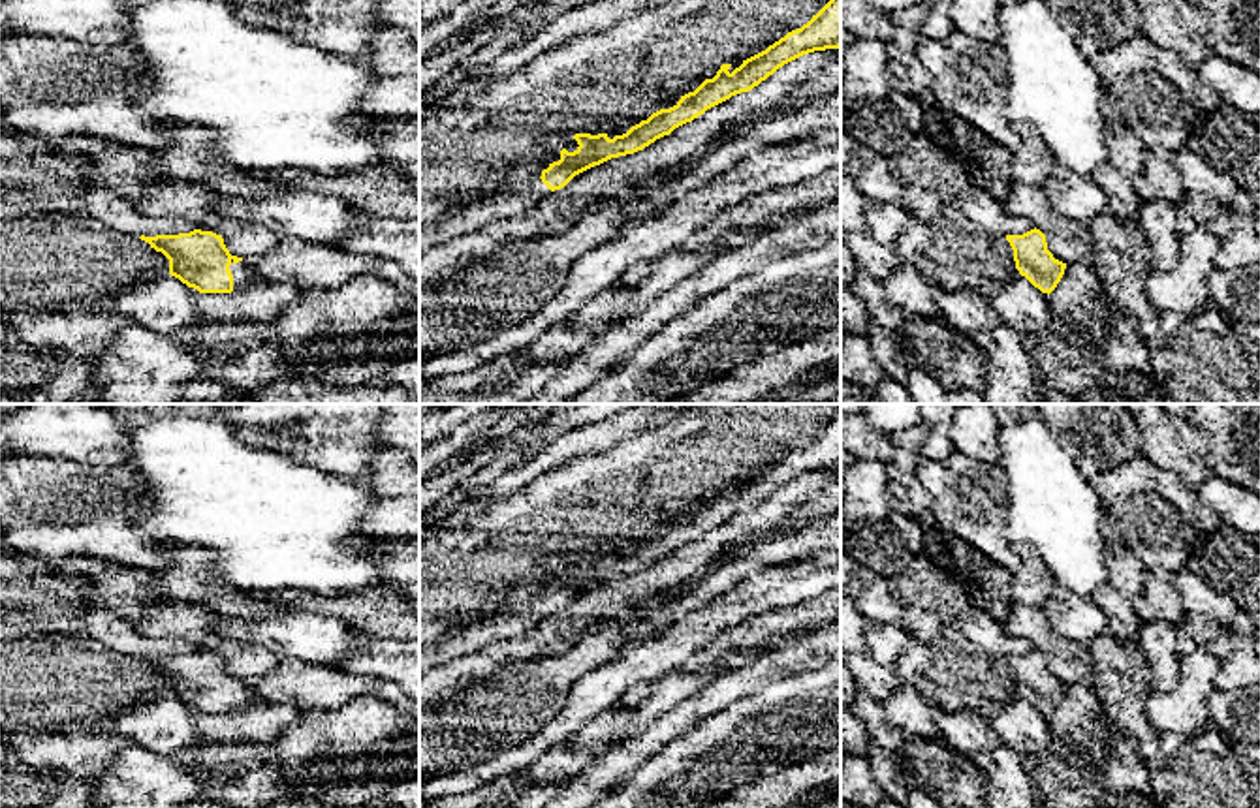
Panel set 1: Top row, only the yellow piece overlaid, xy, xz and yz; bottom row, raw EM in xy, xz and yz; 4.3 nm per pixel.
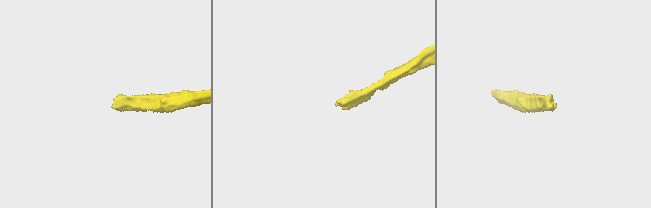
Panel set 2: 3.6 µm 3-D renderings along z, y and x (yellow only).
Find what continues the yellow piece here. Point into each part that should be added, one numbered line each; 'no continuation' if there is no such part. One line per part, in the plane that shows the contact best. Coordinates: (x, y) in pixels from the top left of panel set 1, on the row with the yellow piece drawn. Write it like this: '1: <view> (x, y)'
1: xy (243, 275)
2: xz (508, 200)

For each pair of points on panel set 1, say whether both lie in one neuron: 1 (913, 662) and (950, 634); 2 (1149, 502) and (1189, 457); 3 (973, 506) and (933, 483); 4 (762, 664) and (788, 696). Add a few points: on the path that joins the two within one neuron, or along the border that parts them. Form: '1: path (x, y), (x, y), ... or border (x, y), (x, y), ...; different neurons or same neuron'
1: path (922, 662), (943, 643); same neuron
2: border (1140, 455), (1155, 466), (1170, 470), (1193, 489); different neurons
3: path (963, 506), (943, 485); same neuron
4: border (818, 666), (785, 675), (738, 699); different neurons

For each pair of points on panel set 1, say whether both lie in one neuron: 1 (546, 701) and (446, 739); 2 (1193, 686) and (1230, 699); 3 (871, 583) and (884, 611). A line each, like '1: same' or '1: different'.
1: same
2: different
3: same

